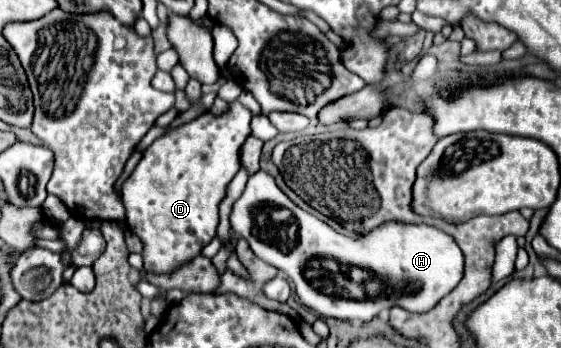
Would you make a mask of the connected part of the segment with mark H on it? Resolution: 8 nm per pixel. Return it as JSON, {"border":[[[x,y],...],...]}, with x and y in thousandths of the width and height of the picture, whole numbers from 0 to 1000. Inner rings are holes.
{"border":[[[460,489],[456,500],[449,500],[446,506],[446,517],[442,517],[442,529],[439,529],[439,546],[431,552],[431,563],[417,580],[417,598],[414,598],[414,615],[410,615],[410,649],[417,655],[417,667],[421,667],[421,678],[424,684],[439,684],[442,690],[442,701],[446,701],[446,713],[453,718],[453,730],[456,736],[463,736],[471,753],[478,753],[478,759],[485,759],[485,764],[492,764],[496,776],[506,776],[510,782],[510,793],[520,805],[520,816],[524,816],[524,833],[528,833],[528,845],[531,845],[531,856],[535,856],[535,868],[542,874],[542,879],[549,879],[549,885],[556,885],[560,897],[567,897],[570,908],[581,908],[581,914],[602,914],[602,920],[620,920],[620,925],[642,925],[642,931],[649,931],[649,925],[660,925],[667,908],[674,908],[681,891],[688,891],[688,885],[699,885],[699,879],[713,879],[713,885],[720,885],[720,891],[727,891],[727,897],[763,897],[766,885],[774,885],[799,839],[806,839],[809,833],[809,822],[824,805],[824,793],[827,793],[827,736],[824,736],[824,718],[816,713],[816,701],[809,701],[809,684],[802,678],[802,672],[795,672],[795,667],[788,667],[784,655],[777,655],[777,649],[763,649],[763,644],[724,644],[724,638],[706,638],[706,632],[695,632],[695,638],[688,638],[688,644],[677,644],[677,649],[670,649],[667,655],[667,667],[660,661],[656,672],[645,672],[645,678],[638,678],[638,684],[624,684],[624,678],[613,678],[613,672],[602,672],[599,661],[592,661],[585,644],[578,644],[574,632],[567,632],[563,621],[556,621],[556,615],[549,615],[549,609],[542,609],[538,598],[531,598],[496,534],[492,534],[492,523],[488,523],[488,511],[481,506],[481,500],[474,500],[474,494],[467,494],[467,489]],[[581,736],[594,736],[594,741],[606,759],[617,759],[620,764],[636,764],[643,773],[651,770],[667,770],[667,782],[684,805],[684,810],[692,810],[692,816],[738,816],[738,839],[742,845],[731,845],[731,851],[692,851],[692,856],[674,856],[674,862],[617,862],[617,856],[602,856],[602,851],[592,851],[592,845],[585,845],[585,828],[581,828],[581,799],[578,799],[578,787],[574,787],[574,759],[567,753],[570,741],[581,741]],[[556,747],[563,747],[567,753],[567,764],[553,764],[553,770],[560,770],[556,776],[556,793],[553,793],[553,776],[549,776],[549,759],[556,753]]]}

